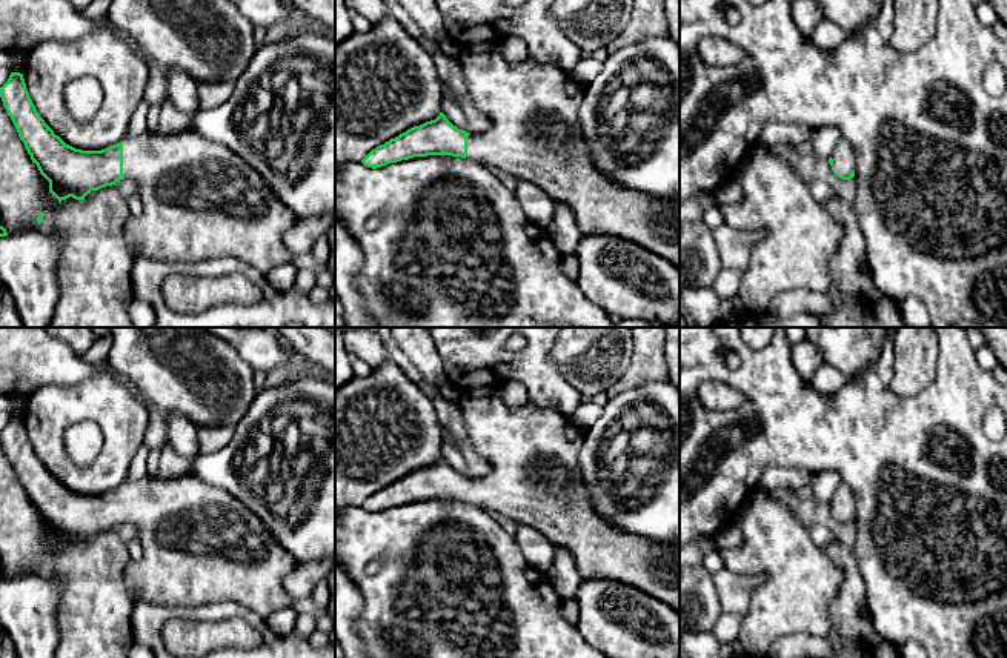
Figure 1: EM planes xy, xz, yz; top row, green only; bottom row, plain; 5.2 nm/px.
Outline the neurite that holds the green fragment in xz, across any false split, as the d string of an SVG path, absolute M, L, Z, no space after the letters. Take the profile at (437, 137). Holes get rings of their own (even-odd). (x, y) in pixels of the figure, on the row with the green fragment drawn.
M490 43L463 46L458 61L470 101L490 120L490 128L483 134L469 134L440 112L435 120L372 149L361 160L364 166L377 169L427 155L452 155L490 164L517 180L532 181L555 203L567 204L581 235L616 235L680 268L680 197L655 197L623 188L595 168L580 125L584 88L550 63L529 58L512 63Z

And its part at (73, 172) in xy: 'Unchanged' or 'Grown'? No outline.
Grown

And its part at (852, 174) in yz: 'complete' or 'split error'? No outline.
split error

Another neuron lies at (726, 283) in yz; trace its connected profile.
M721 268L713 278L712 289L720 301L727 301L738 297L739 281L741 272L736 269Z

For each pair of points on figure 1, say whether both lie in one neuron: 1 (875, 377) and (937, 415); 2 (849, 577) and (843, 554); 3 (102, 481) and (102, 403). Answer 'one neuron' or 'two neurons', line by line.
1: one neuron
2: one neuron
3: one neuron

